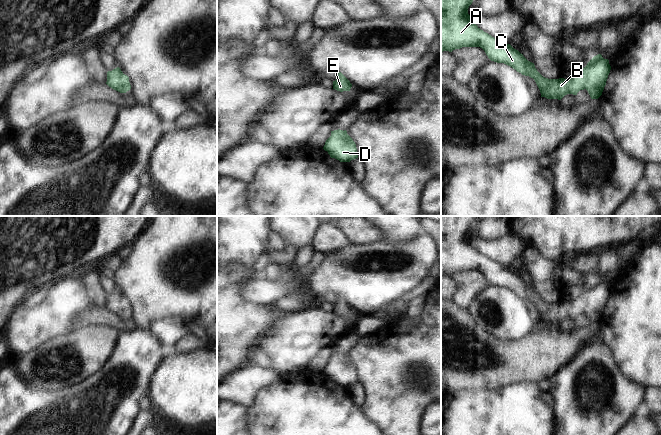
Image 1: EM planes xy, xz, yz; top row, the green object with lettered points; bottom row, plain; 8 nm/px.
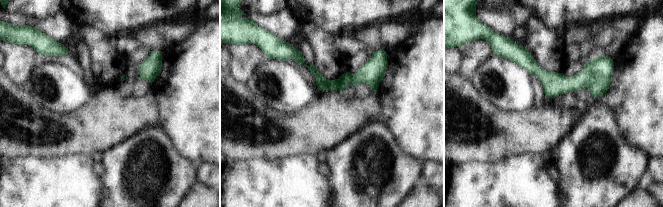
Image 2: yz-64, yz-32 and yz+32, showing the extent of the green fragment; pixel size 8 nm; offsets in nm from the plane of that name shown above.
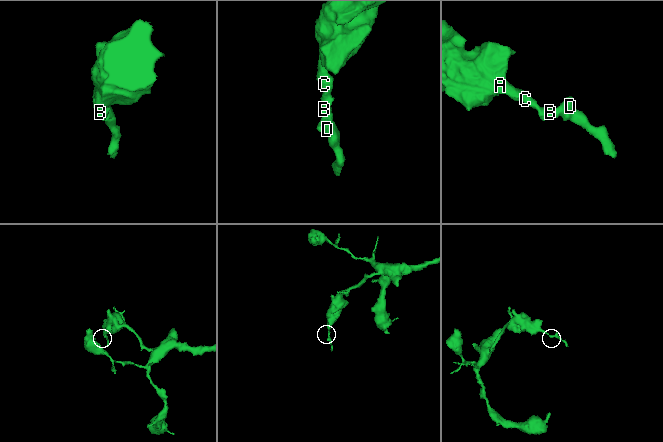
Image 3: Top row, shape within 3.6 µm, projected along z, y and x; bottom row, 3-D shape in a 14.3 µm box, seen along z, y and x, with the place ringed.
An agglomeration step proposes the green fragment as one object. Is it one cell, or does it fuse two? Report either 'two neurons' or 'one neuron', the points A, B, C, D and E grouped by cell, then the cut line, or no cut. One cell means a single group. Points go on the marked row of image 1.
one neuron; groups A B C D E; cut none

